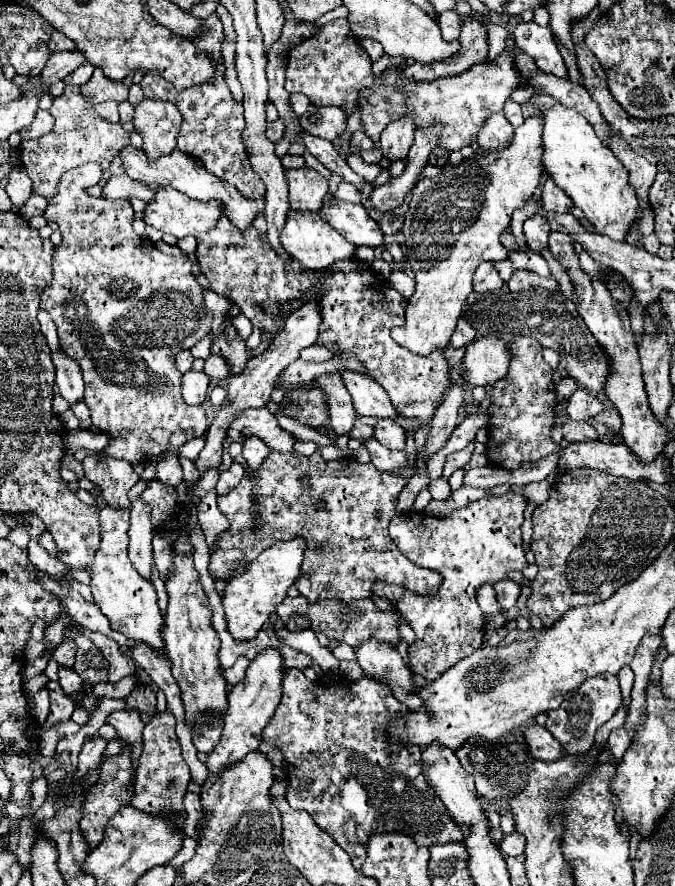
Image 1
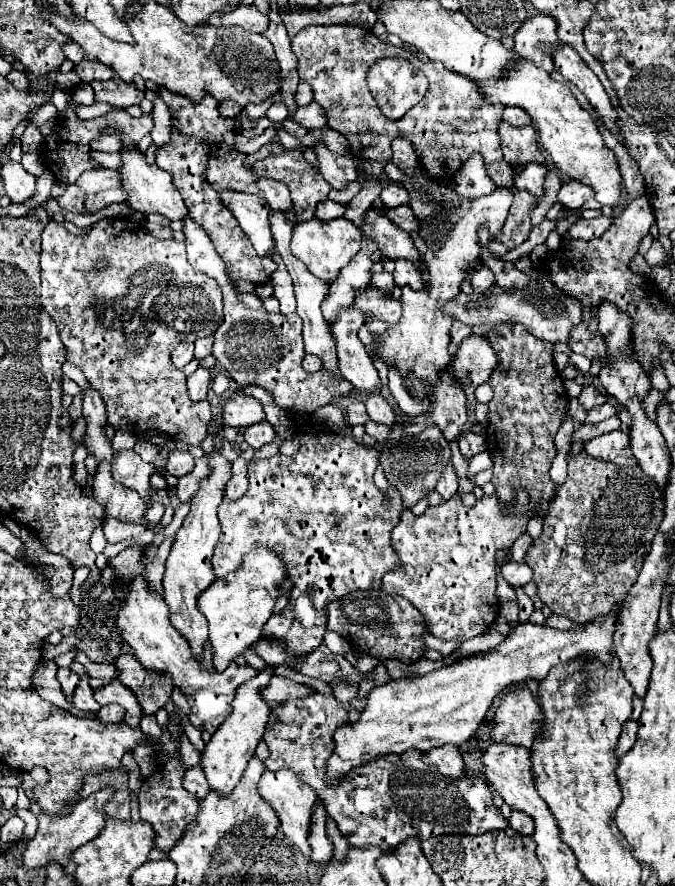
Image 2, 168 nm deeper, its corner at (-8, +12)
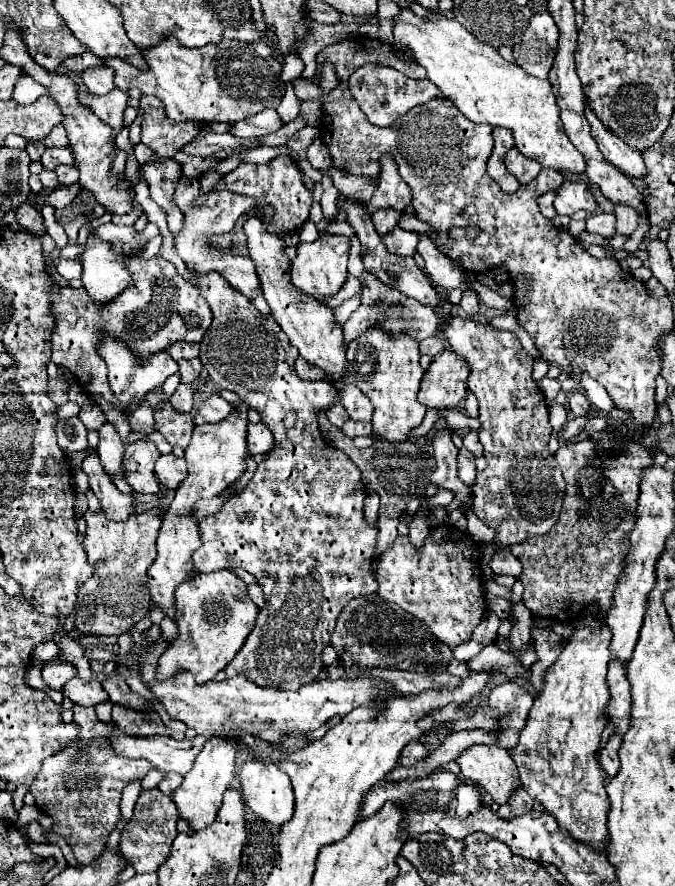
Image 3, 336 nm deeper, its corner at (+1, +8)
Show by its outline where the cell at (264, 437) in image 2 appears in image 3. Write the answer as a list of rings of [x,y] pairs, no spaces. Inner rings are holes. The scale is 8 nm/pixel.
[[[247,423],[247,447],[251,455],[259,453],[269,453],[273,447],[273,435],[265,427],[265,423]]]

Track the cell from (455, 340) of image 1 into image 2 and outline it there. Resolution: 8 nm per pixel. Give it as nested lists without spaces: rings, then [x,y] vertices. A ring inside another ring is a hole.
[[[452,323],[452,327],[450,327],[450,337],[452,337],[452,341],[454,343],[460,343],[464,337],[468,337],[472,333],[472,329],[468,327],[468,325],[460,325],[460,323]]]

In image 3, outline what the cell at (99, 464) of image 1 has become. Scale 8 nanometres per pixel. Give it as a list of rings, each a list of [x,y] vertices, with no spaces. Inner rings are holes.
[[[163,509],[147,511],[143,515],[131,515],[127,521],[111,521],[103,511],[87,511],[83,517],[87,521],[83,547],[91,563],[99,559],[107,561],[103,569],[97,569],[89,581],[83,583],[77,597],[77,617],[75,627],[83,635],[121,635],[129,631],[139,619],[143,619],[151,605],[151,595],[147,589],[147,569],[157,555],[157,533],[161,527]]]

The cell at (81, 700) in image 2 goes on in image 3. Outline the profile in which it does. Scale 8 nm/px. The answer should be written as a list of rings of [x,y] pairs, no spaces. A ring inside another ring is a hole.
[[[75,705],[73,721],[81,727],[79,743],[87,747],[65,747],[61,753],[47,757],[29,791],[35,797],[37,809],[53,819],[51,829],[65,837],[73,849],[75,859],[81,865],[87,865],[101,855],[109,833],[121,819],[119,801],[123,787],[129,781],[143,779],[145,773],[151,769],[151,763],[145,759],[129,759],[129,763],[109,763],[109,759],[117,755],[113,755],[113,749],[107,747],[111,731],[101,731],[101,727],[111,725],[97,721],[93,707]]]

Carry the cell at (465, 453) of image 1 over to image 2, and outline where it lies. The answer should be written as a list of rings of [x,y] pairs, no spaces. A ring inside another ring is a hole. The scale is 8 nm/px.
[[[452,463],[446,467],[446,471],[442,473],[442,477],[438,479],[438,485],[436,485],[436,491],[440,493],[440,497],[444,501],[448,501],[456,491],[458,491],[458,477],[454,475],[454,469],[452,469]]]

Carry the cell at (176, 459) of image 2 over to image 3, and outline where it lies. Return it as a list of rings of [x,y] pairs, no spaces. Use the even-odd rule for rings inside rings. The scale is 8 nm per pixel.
[[[173,453],[169,455],[161,455],[155,463],[155,475],[157,481],[167,487],[167,489],[177,489],[179,483],[187,477],[187,467],[185,467],[185,459],[175,457]]]

